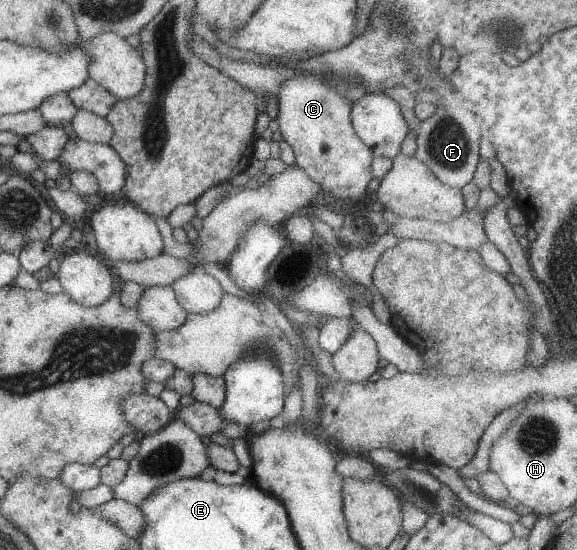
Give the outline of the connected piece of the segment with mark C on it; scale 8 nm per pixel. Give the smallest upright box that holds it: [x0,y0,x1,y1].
[276,73,373,202]

